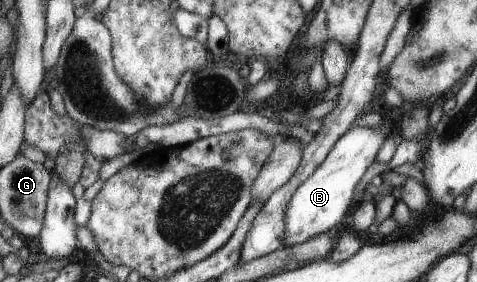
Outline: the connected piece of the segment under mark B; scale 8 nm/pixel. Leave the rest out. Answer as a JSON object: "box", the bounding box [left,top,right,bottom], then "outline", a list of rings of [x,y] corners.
{"box":[283,119,395,246],"outline":[[[382,119],[378,127],[354,126],[348,130],[332,145],[330,152],[324,157],[320,166],[298,185],[294,194],[290,197],[285,208],[285,229],[283,246],[291,246],[303,243],[311,236],[319,235],[336,224],[336,220],[346,214],[344,210],[350,204],[352,190],[364,170],[372,164],[378,148],[388,136],[395,136],[394,123]]]}

